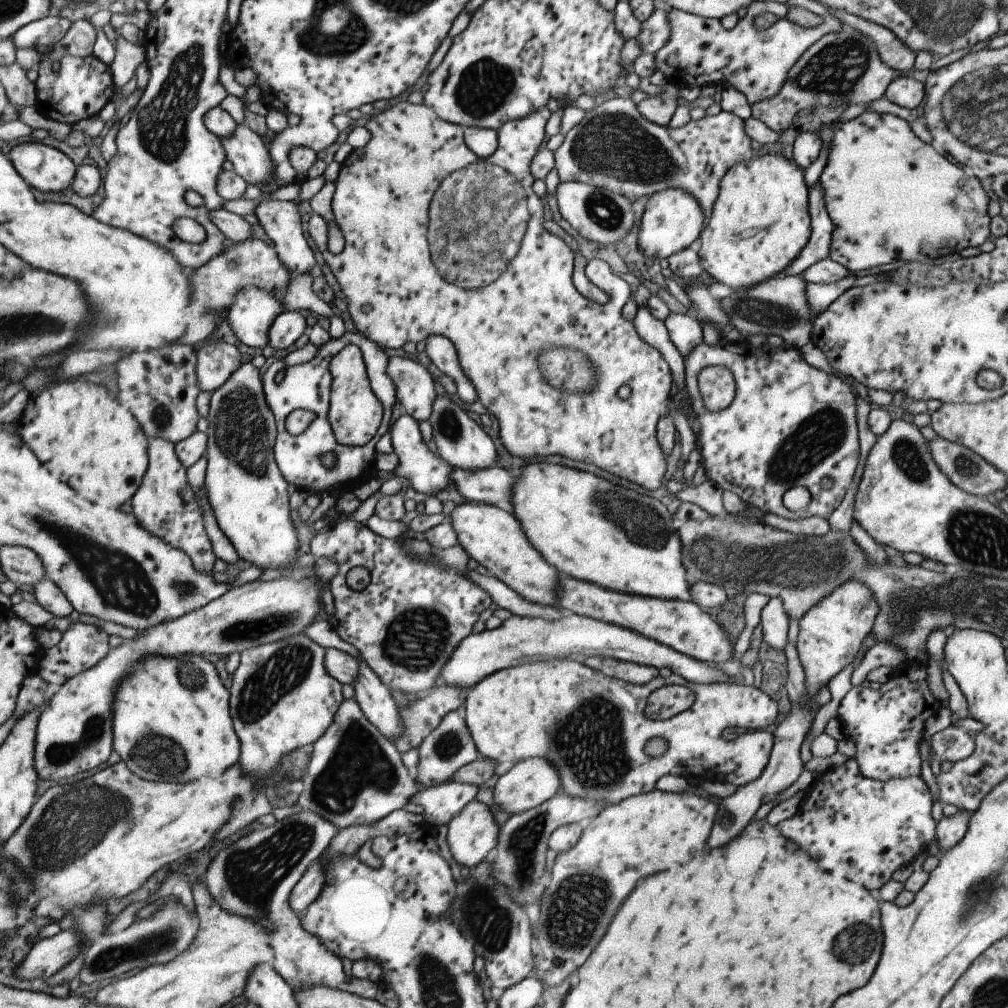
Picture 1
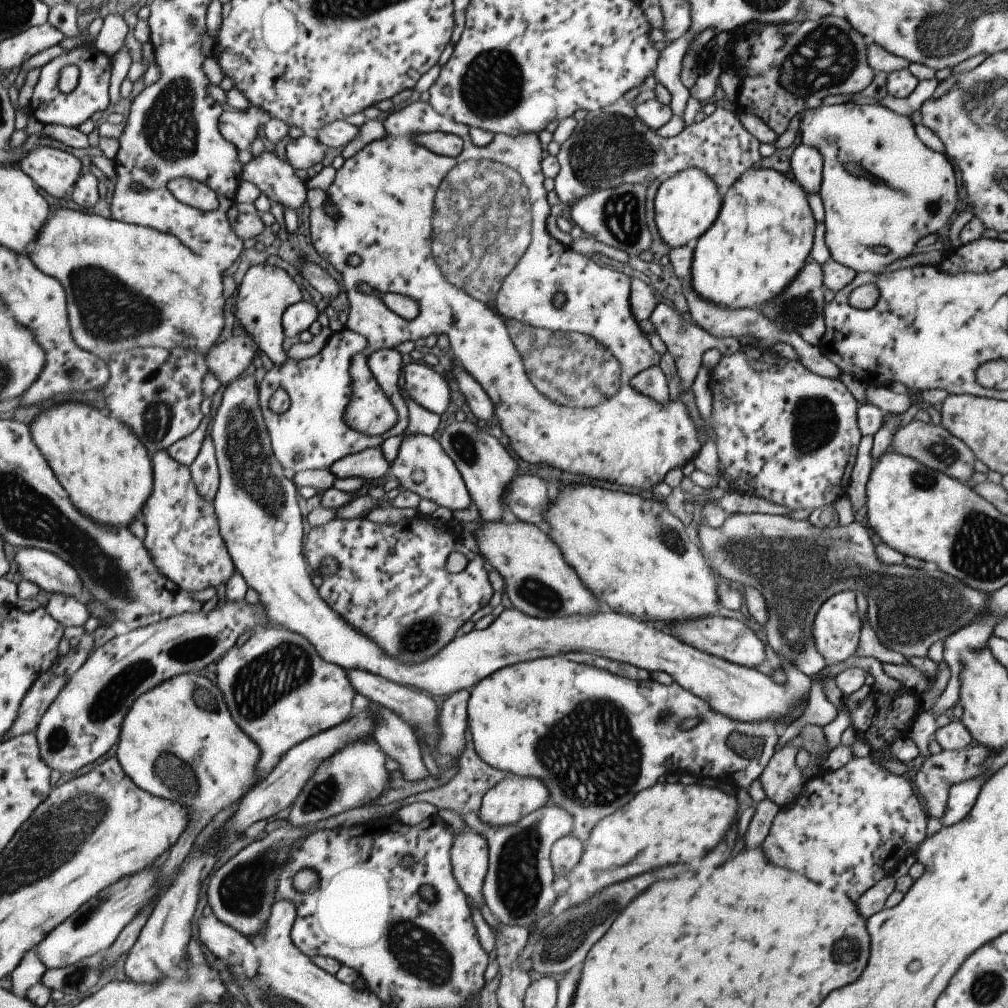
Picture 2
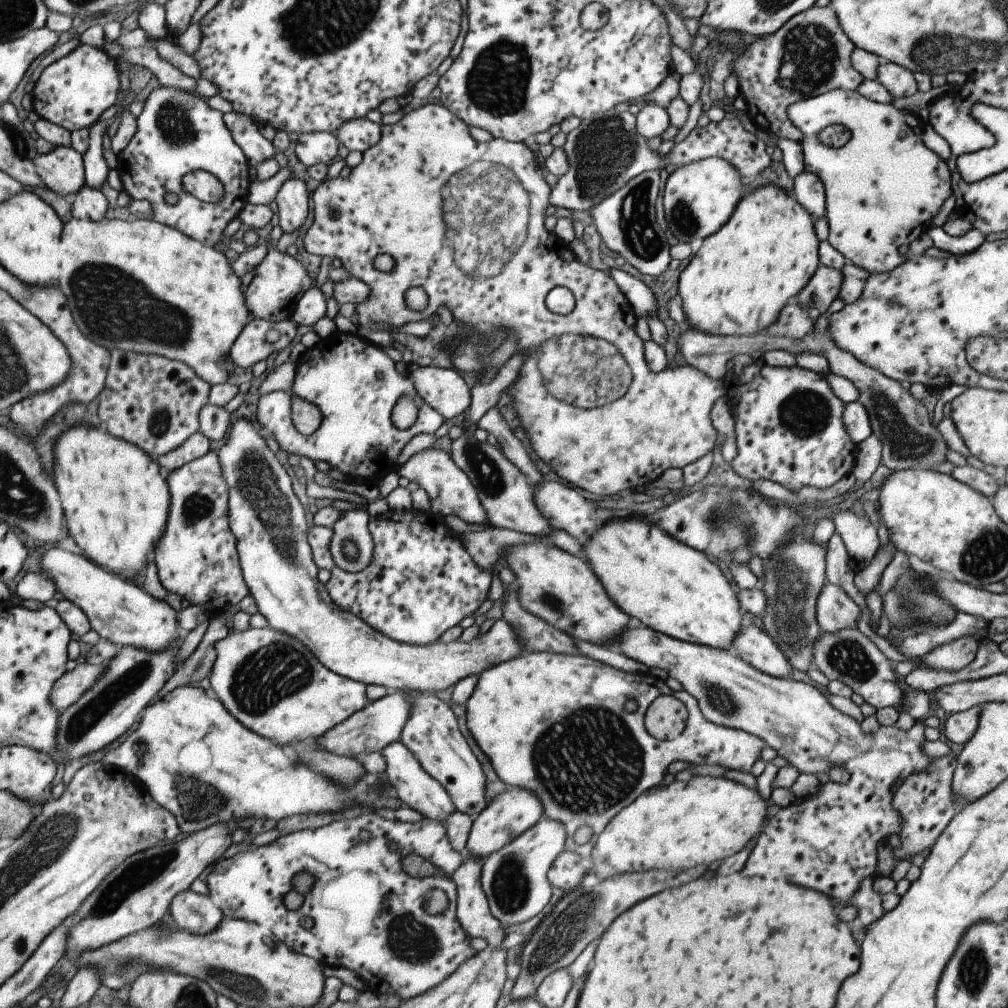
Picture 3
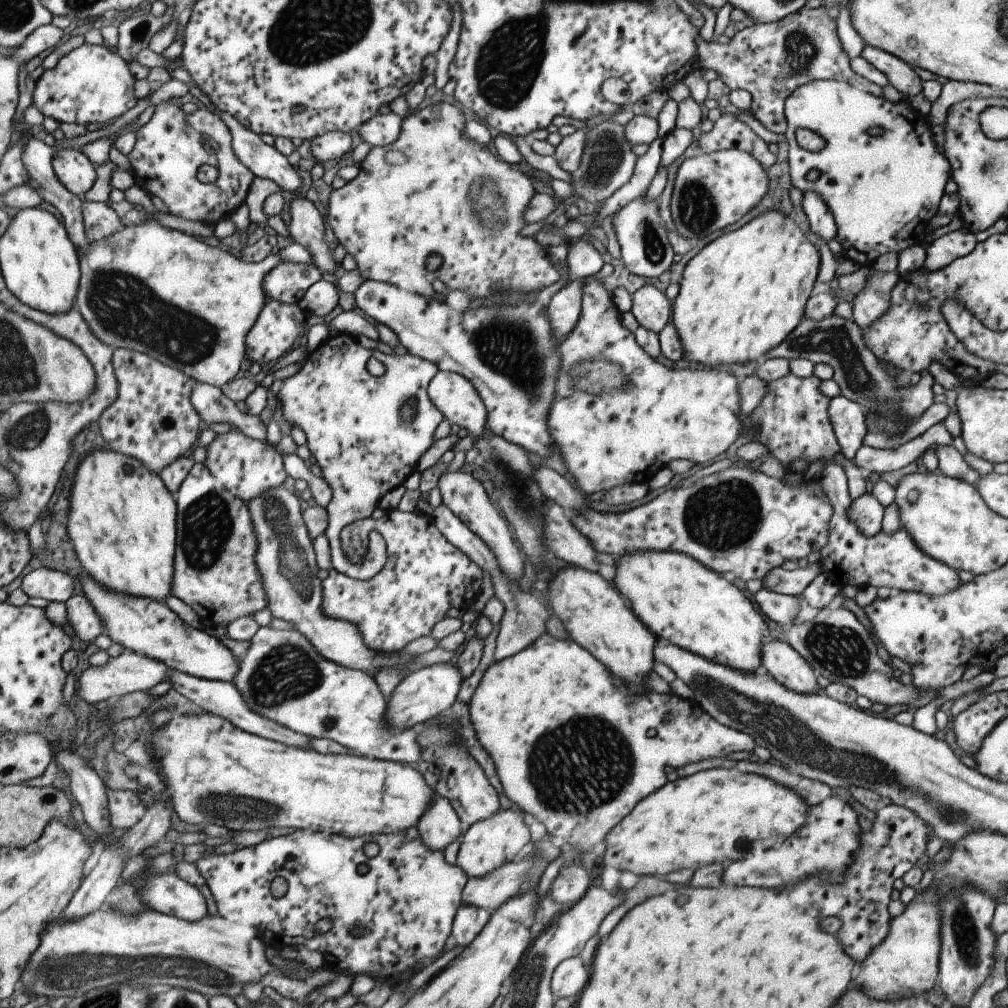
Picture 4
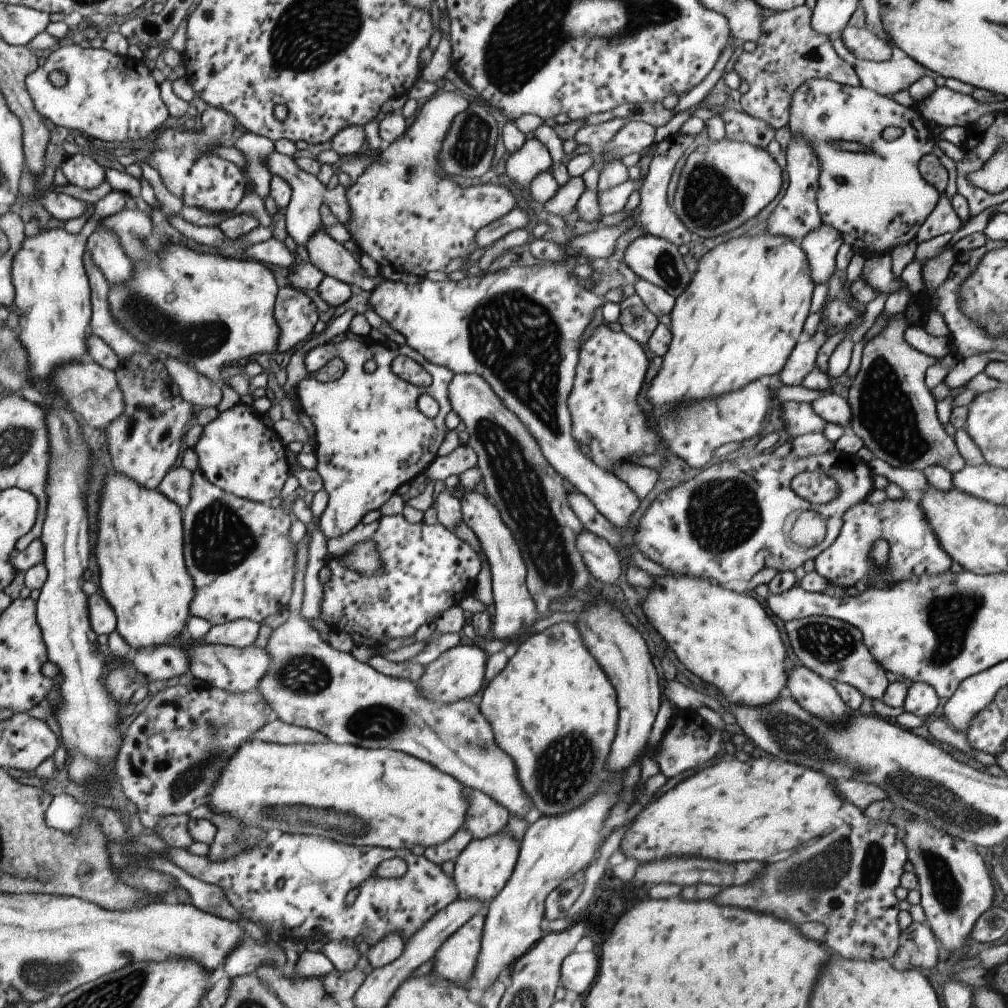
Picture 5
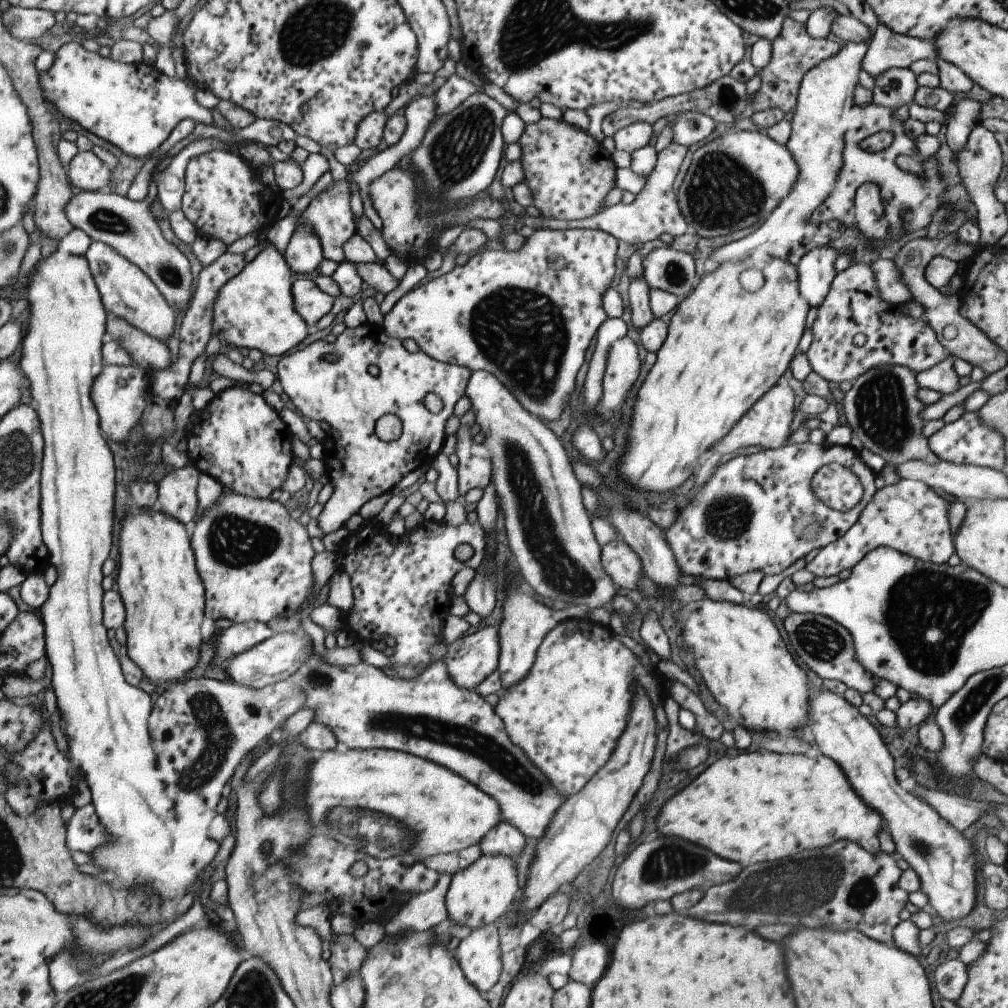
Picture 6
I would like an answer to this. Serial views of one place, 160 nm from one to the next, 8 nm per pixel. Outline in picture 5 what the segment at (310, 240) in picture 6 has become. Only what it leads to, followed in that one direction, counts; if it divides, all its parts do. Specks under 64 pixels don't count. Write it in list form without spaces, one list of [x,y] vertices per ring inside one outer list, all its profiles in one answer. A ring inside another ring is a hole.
[[[275,151],[263,158],[263,164],[265,164],[265,168],[267,168],[267,172],[271,174],[271,177],[279,176],[279,178],[283,178],[291,188],[290,200],[285,206],[285,227],[287,236],[295,244],[305,246],[309,236],[322,225],[318,210],[320,206],[327,206],[338,223],[347,226],[347,222],[351,220],[351,210],[347,206],[345,189],[341,187],[341,184],[337,184],[333,190],[329,190],[317,180],[316,176],[307,174],[307,172],[303,172],[301,168],[298,168],[292,158],[282,156]]]

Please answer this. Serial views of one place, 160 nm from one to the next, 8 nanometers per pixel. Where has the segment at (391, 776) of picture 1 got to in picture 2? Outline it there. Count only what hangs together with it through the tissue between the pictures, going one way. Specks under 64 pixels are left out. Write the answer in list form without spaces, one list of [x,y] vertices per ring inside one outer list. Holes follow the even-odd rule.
[[[367,735],[353,739],[321,761],[315,772],[306,780],[289,810],[288,822],[298,827],[315,824],[351,809],[369,805],[389,785],[389,773],[385,769],[386,754],[376,740]]]

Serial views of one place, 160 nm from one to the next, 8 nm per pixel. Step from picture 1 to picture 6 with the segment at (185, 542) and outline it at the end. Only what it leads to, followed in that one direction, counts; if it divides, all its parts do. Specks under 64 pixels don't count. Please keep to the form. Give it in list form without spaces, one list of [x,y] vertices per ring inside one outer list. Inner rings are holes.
[[[221,492],[217,504],[197,516],[191,525],[191,550],[197,575],[205,596],[204,619],[227,619],[233,623],[256,621],[266,624],[275,616],[297,614],[303,602],[309,602],[313,586],[311,558],[315,556],[305,526],[301,526],[284,506],[270,499],[253,499],[242,495]]]

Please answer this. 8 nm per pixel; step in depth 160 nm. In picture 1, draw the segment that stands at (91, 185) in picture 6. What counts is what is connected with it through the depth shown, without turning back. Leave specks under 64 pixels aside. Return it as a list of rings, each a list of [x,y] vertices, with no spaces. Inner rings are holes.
[[[21,142],[8,153],[17,174],[43,192],[57,192],[72,183],[75,166],[61,151],[39,142]]]

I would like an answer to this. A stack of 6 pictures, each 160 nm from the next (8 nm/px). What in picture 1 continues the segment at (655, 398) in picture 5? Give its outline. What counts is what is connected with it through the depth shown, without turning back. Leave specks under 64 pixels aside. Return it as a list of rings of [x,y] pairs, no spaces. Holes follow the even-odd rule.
[[[782,155],[752,156],[730,166],[721,177],[709,220],[698,236],[700,265],[714,282],[727,288],[746,289],[762,280],[775,277],[797,256],[810,235],[807,210],[808,187],[803,181],[802,168]]]

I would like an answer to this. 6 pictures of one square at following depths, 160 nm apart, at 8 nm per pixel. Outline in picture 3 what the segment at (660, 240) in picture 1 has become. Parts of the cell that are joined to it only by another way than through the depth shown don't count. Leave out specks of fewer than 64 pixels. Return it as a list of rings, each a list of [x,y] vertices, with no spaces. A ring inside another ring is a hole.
[[[709,157],[677,168],[665,180],[665,189],[661,194],[668,230],[678,243],[707,238],[729,220],[743,192],[745,186],[741,184],[737,170],[723,158]]]

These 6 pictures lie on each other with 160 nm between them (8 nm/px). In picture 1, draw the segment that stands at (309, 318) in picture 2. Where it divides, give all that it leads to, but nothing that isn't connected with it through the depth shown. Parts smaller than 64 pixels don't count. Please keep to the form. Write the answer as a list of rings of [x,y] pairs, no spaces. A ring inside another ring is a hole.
[[[297,311],[279,313],[268,328],[266,344],[275,350],[285,350],[304,332],[305,314]]]

